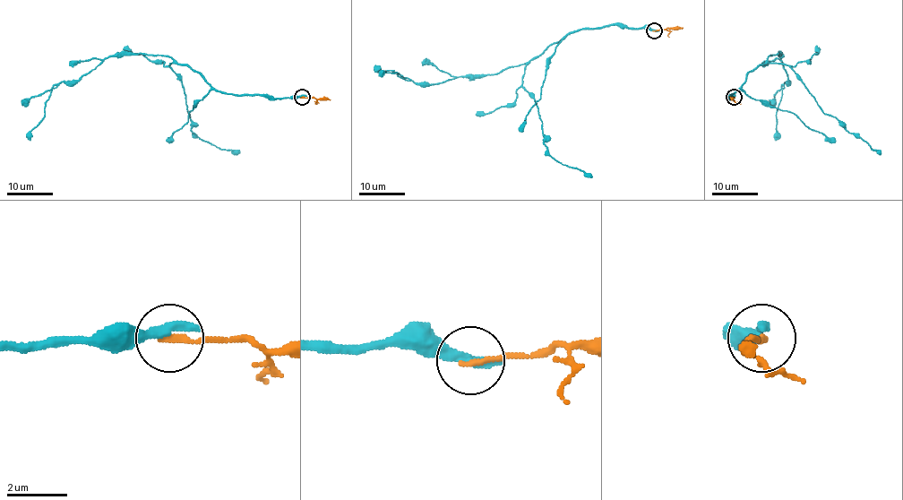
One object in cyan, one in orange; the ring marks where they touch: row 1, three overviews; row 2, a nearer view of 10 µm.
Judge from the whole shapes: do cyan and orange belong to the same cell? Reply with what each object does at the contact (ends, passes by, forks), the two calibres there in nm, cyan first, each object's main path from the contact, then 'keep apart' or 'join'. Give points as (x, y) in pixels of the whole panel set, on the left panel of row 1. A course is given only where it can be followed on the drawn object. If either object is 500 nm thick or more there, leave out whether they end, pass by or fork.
cyan ends | orange ends | 440/190 nm | cyan via (302, 96), (227, 94), (170, 57), (113, 55), (77, 80), (55, 87), (30, 140) | orange via (302, 98), (331, 99) | keep apart

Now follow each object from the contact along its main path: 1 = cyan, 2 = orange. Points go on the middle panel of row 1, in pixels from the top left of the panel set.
1: (655, 30), (616, 24), (579, 29), (522, 64), (446, 81), (415, 84), (397, 73), (382, 72)
2: (655, 30), (683, 28)

